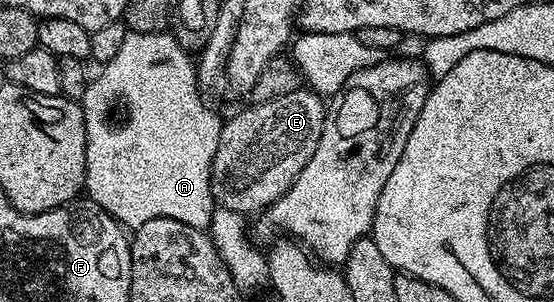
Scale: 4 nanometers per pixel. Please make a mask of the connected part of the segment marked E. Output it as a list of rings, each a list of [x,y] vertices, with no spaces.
[[[295,88],[267,102],[256,102],[247,107],[235,118],[227,117],[223,121],[220,144],[216,144],[216,156],[212,160],[210,173],[210,191],[215,203],[243,216],[257,215],[292,188],[296,176],[304,172],[304,164],[312,160],[316,144],[320,144],[328,109],[323,95],[309,88]]]

